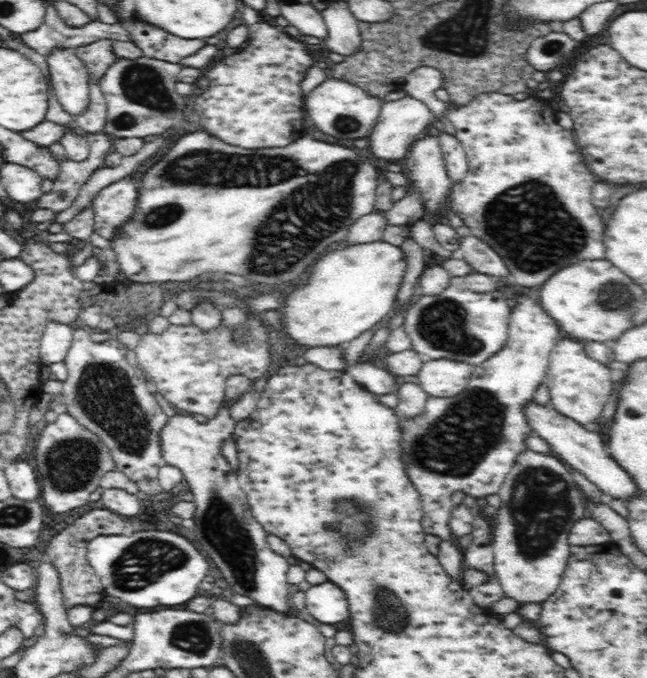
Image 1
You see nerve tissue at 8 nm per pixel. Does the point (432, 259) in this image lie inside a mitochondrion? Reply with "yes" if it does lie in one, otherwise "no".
no

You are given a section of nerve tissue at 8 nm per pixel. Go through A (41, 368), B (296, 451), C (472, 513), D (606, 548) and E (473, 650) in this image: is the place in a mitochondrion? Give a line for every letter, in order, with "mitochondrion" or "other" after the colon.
A: other
B: other
C: other
D: other
E: other

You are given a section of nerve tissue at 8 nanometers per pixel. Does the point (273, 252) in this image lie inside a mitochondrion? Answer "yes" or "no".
yes

